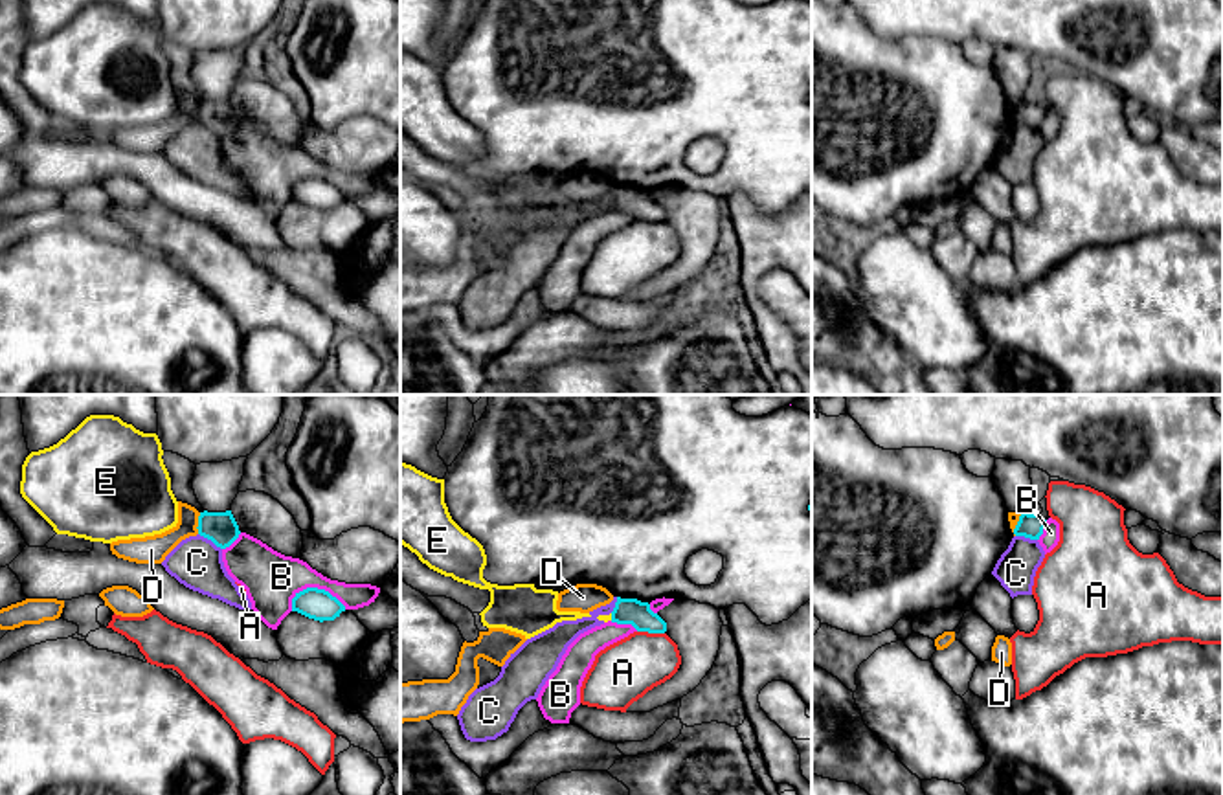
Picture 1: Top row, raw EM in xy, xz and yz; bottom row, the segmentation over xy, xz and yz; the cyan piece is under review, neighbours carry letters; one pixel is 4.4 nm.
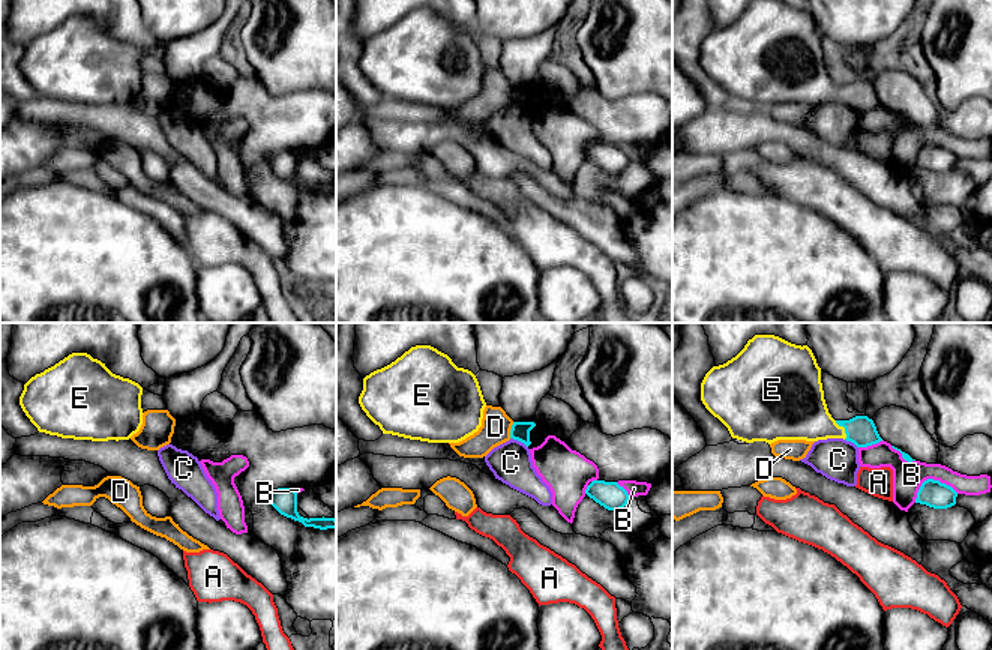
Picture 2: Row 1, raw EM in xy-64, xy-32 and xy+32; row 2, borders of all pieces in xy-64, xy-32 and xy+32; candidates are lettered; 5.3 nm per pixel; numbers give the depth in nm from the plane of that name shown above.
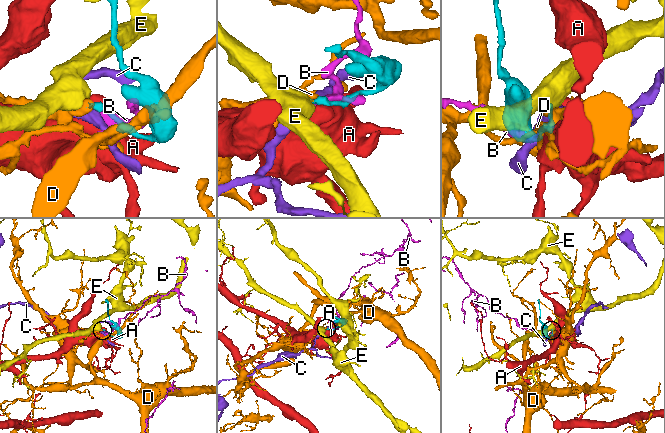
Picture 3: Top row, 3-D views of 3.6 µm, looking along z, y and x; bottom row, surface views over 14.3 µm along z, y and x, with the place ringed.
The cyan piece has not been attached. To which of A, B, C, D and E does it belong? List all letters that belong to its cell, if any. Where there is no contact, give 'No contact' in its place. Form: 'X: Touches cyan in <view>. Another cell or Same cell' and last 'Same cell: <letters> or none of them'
A: Touches cyan in xz. Another cell
B: Touches cyan in xy. Another cell
C: Touches cyan in xy. Another cell
D: Touches cyan in xy. Another cell
E: Touches cyan in xz. Same cell
Same cell: E

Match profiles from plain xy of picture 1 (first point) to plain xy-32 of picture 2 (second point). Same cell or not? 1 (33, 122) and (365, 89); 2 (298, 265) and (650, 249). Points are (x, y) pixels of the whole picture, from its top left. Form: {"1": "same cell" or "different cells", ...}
{"1": "same cell", "2": "different cells"}

